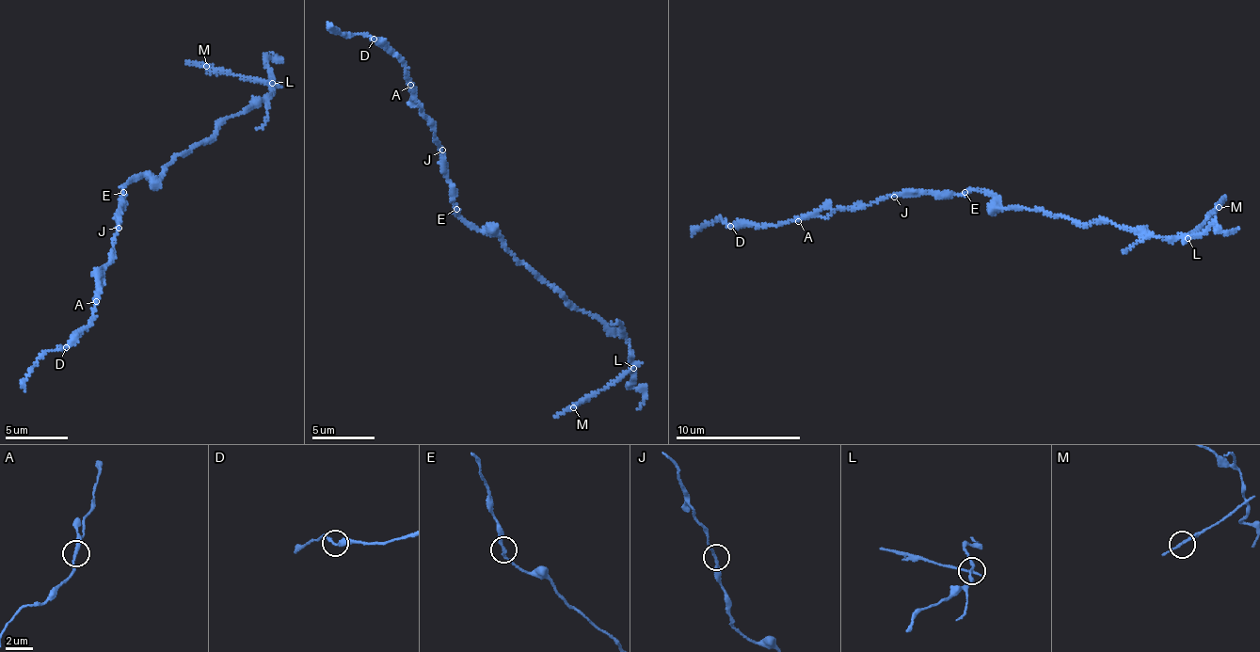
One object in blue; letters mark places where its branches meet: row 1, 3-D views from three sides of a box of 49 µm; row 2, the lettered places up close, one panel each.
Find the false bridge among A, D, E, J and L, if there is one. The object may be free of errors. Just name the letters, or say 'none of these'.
L

